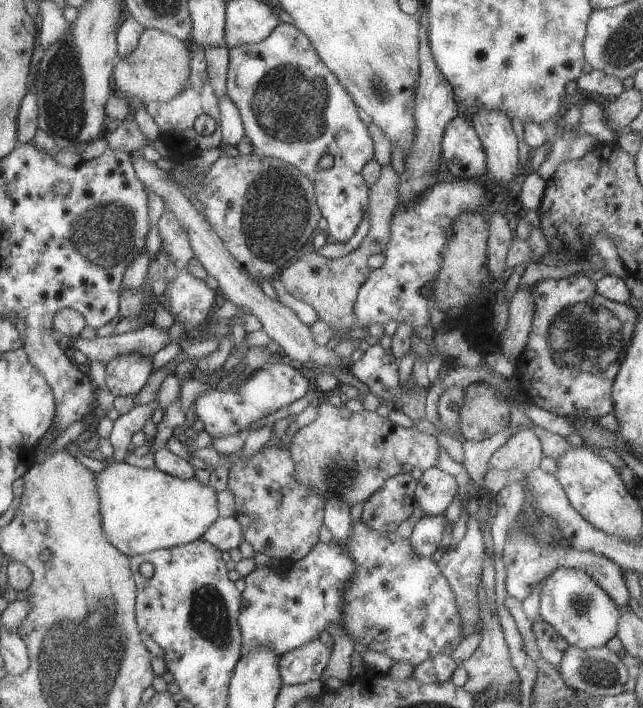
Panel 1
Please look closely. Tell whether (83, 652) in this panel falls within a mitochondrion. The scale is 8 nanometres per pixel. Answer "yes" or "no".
yes

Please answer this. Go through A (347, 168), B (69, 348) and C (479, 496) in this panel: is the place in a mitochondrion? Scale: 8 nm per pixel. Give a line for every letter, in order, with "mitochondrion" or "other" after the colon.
A: other
B: other
C: other

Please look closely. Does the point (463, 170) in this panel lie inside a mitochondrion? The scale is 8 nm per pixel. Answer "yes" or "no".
no

